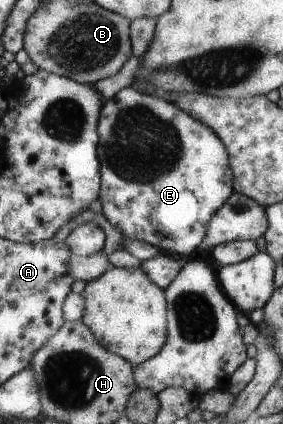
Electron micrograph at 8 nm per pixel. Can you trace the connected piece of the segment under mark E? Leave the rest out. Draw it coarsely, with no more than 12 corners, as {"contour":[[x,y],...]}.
{"contour":[[121,89],[101,111],[100,201],[185,260],[236,192],[209,125]]}

